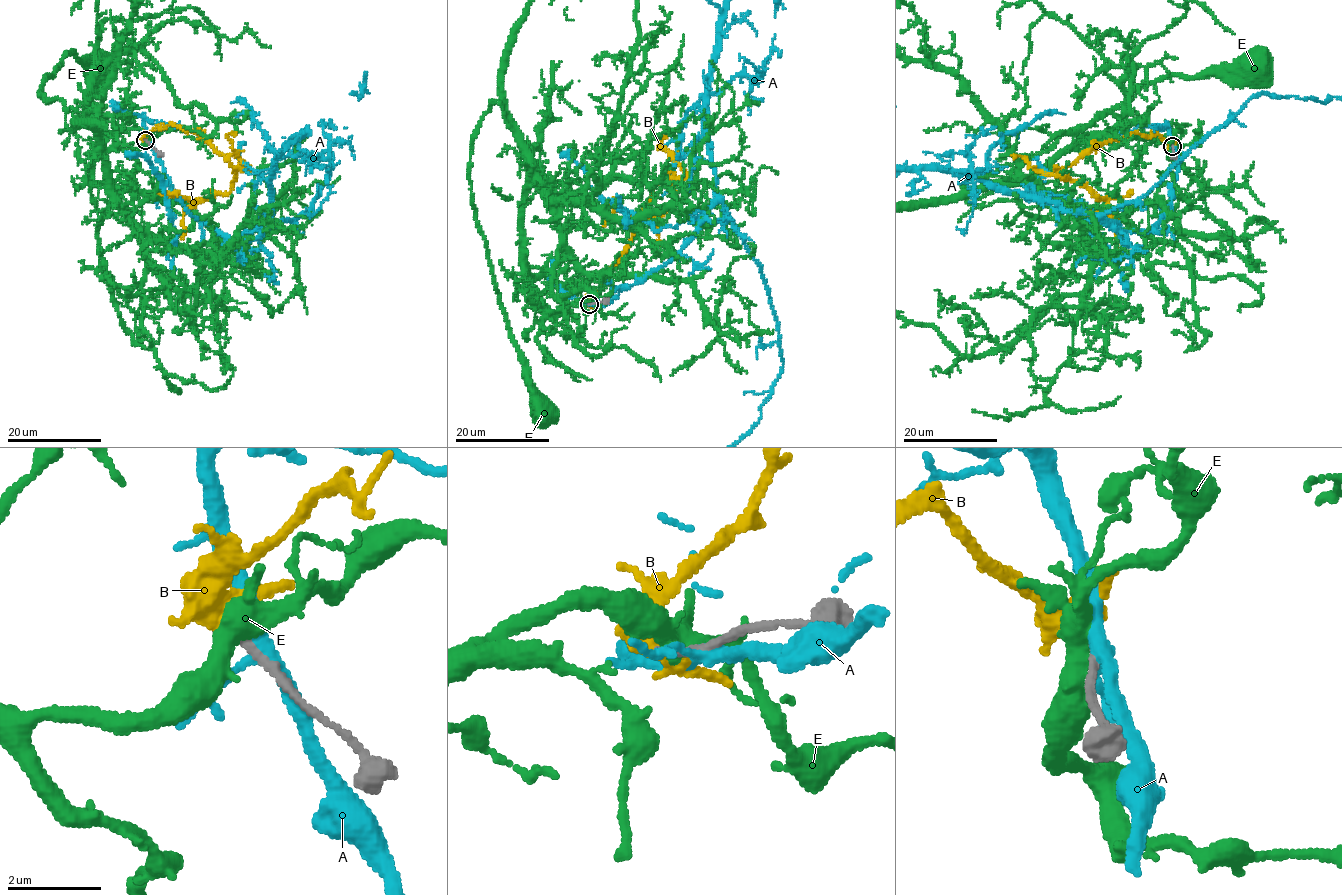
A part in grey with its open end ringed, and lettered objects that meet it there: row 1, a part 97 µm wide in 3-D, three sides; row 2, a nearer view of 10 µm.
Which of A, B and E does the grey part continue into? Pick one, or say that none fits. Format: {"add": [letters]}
{"add": ["B"]}

